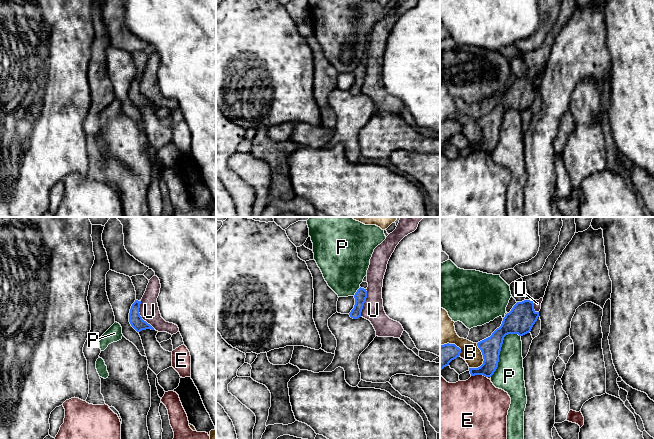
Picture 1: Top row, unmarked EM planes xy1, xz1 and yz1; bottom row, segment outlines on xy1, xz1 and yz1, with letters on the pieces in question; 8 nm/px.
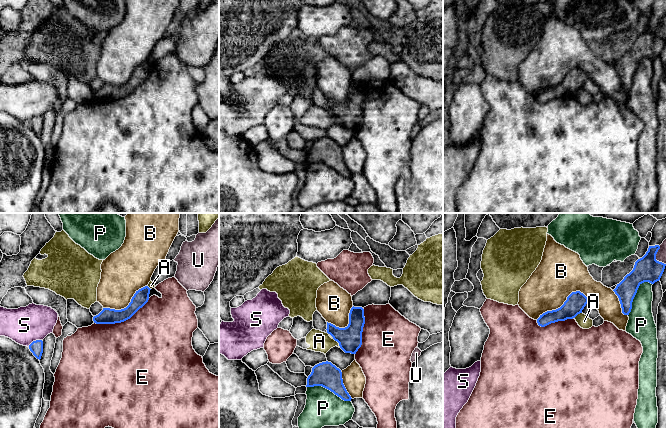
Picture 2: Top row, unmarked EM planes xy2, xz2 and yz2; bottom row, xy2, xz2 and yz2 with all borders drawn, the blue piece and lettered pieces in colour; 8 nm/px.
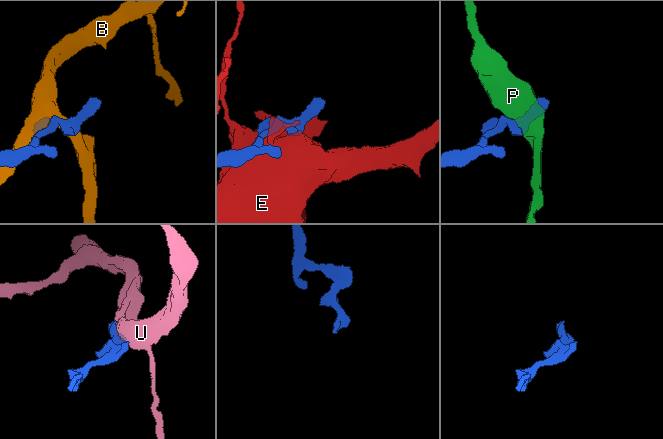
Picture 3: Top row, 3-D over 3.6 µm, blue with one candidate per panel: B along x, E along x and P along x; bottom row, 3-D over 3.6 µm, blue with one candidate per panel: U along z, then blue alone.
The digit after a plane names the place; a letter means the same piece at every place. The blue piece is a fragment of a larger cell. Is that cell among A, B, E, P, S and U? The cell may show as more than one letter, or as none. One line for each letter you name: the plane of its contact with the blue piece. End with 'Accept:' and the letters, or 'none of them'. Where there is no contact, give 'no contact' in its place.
Accept: none of them

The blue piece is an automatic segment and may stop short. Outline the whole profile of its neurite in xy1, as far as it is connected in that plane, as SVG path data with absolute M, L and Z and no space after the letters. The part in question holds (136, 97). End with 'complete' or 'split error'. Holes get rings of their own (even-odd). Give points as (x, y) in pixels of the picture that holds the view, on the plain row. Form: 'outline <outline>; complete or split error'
outline M144 50L132 52L130 54L135 63L136 76L132 80L131 85L130 85L129 98L130 98L131 102L137 108L140 108L140 107L146 106L146 105L154 106L154 104L150 100L148 100L146 97L144 97L142 95L142 93L140 92L140 89L139 89L141 75L146 67L149 56L144 52Z; split error

